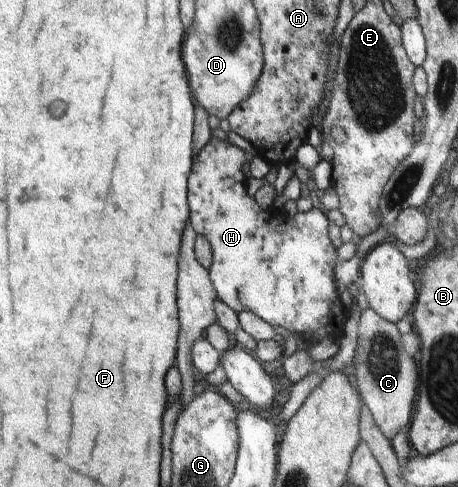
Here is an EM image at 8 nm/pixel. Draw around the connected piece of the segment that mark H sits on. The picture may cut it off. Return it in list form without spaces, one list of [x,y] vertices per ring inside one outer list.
[[[212,136],[210,142],[193,156],[193,167],[188,178],[189,221],[194,232],[207,238],[212,248],[209,277],[217,298],[234,312],[252,311],[268,324],[300,335],[307,343],[341,336],[349,310],[342,306],[341,294],[336,287],[334,267],[338,256],[328,237],[328,217],[315,207],[304,213],[296,213],[295,216],[289,216],[274,207],[262,210],[254,197],[249,195],[244,182],[232,178],[230,172],[236,170],[230,166],[236,166],[236,160],[248,160],[248,154],[246,156],[244,150],[230,141]]]

